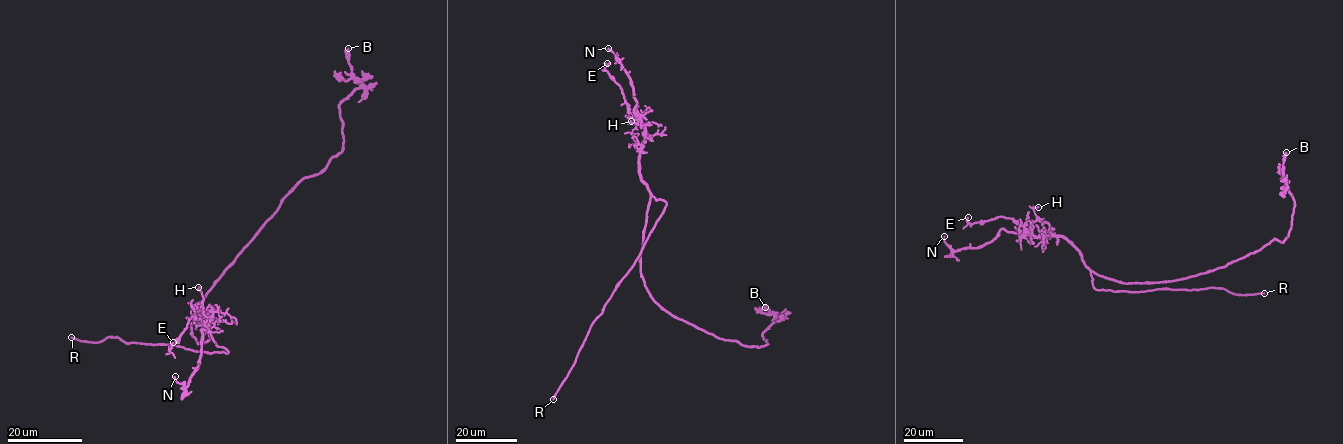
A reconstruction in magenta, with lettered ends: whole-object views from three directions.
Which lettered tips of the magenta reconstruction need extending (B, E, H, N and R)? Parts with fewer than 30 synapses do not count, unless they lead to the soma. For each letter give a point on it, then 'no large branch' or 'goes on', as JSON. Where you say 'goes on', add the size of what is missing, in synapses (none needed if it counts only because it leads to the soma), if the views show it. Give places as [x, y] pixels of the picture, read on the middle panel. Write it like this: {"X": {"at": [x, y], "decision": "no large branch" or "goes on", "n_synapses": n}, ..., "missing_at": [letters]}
{"B": {"at": [765, 307], "decision": "no large branch"}, "E": {"at": [607, 63], "decision": "no large branch"}, "H": {"at": [631, 121], "decision": "no large branch"}, "N": {"at": [608, 48], "decision": "no large branch"}, "R": {"at": [553, 399], "decision": "goes on"}, "missing_at": ["R"]}

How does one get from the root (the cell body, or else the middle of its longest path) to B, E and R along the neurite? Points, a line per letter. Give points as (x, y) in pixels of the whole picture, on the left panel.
B: (191, 329), (207, 291), (284, 198), (342, 151), (340, 103), (361, 86), (352, 72), (348, 48)
E: (191, 329), (206, 342), (202, 312), (211, 317), (191, 316), (170, 350), (173, 342)
R: (191, 329), (197, 344), (211, 339), (228, 352), (127, 343), (117, 336), (94, 342), (71, 337)

